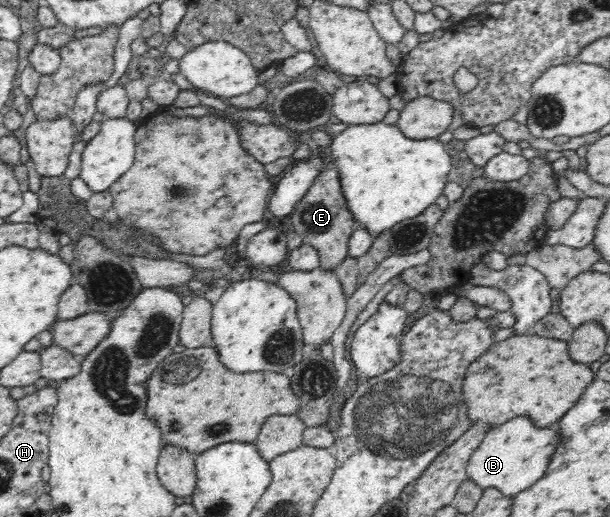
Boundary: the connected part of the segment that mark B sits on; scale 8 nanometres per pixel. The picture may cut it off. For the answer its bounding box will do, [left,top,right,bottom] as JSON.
[467,417,556,497]

